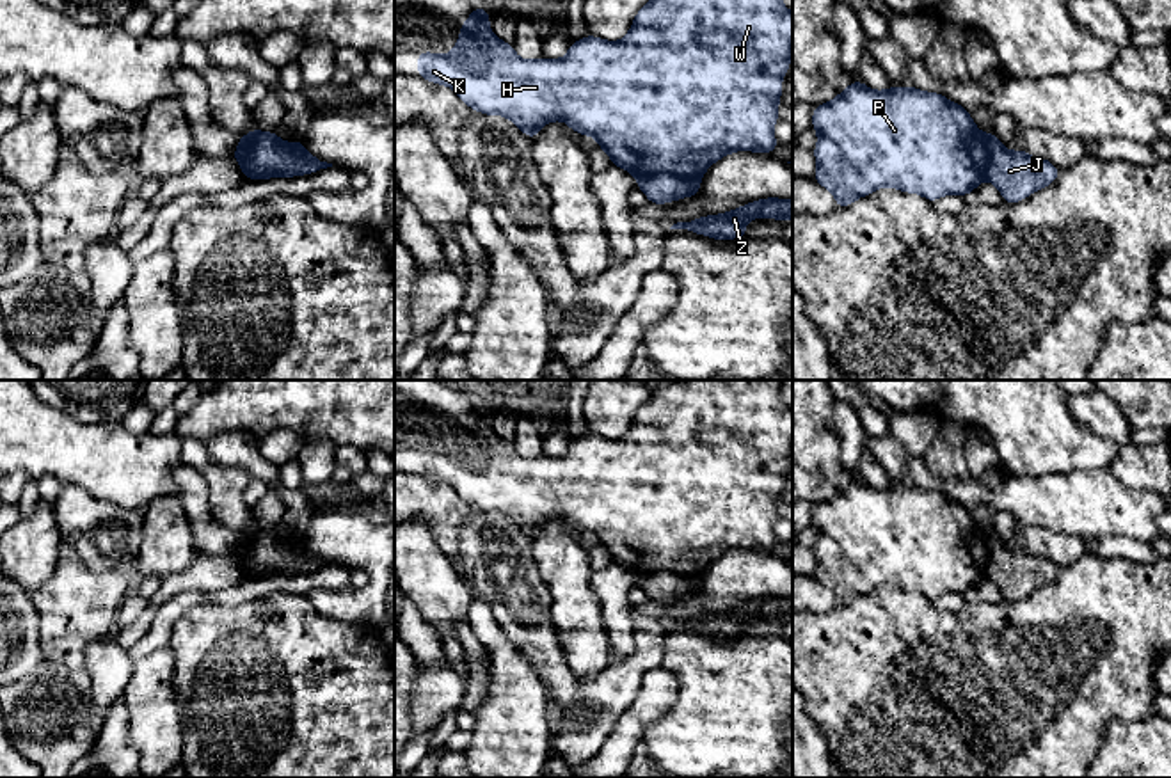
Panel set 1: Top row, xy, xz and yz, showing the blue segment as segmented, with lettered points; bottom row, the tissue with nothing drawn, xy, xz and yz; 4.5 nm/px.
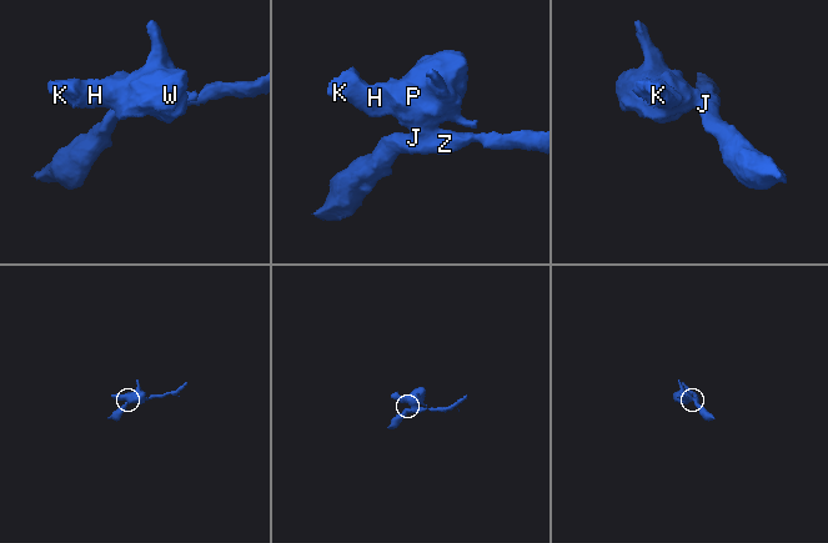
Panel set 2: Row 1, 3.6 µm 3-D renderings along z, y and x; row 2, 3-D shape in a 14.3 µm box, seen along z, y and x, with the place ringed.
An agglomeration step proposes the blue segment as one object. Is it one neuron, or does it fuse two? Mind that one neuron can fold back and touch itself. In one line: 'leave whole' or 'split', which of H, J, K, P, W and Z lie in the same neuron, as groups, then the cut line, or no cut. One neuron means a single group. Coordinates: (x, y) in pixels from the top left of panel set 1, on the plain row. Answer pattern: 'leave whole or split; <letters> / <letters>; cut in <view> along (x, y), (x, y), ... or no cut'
split; H K P W / J Z; cut in xz along (699, 576), (653, 571), (642, 572), (637, 578)

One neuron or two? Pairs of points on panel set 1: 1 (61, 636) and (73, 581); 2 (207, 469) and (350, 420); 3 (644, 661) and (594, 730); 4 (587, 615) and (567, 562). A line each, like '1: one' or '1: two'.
1: one
2: two
3: one
4: one

